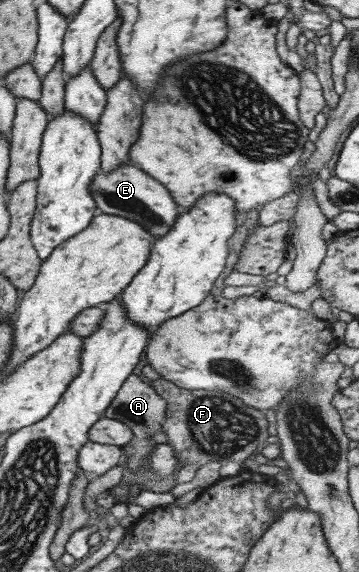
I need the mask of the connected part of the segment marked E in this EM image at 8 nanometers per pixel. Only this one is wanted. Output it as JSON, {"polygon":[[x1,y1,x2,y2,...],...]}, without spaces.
{"polygon":[[123,163,117,169,95,173,89,183,89,192,98,213,124,217,142,226,154,240,163,237,175,224,177,212,175,200,167,189,155,178,149,177,143,170,131,163]]}

